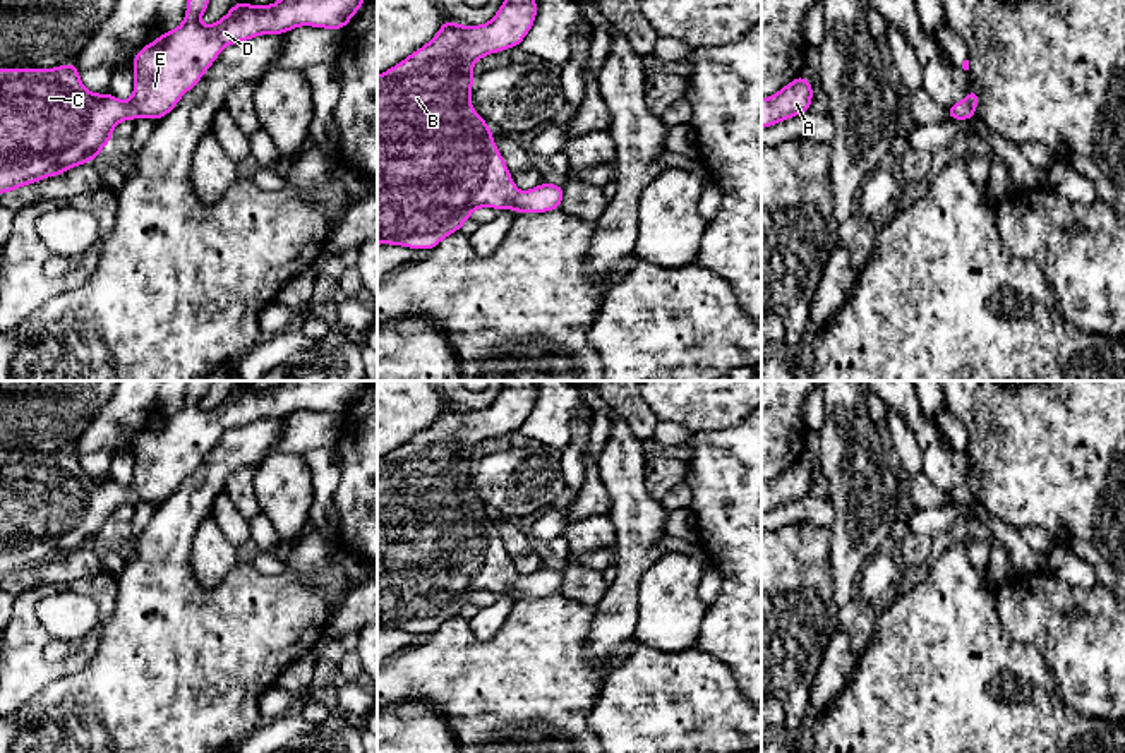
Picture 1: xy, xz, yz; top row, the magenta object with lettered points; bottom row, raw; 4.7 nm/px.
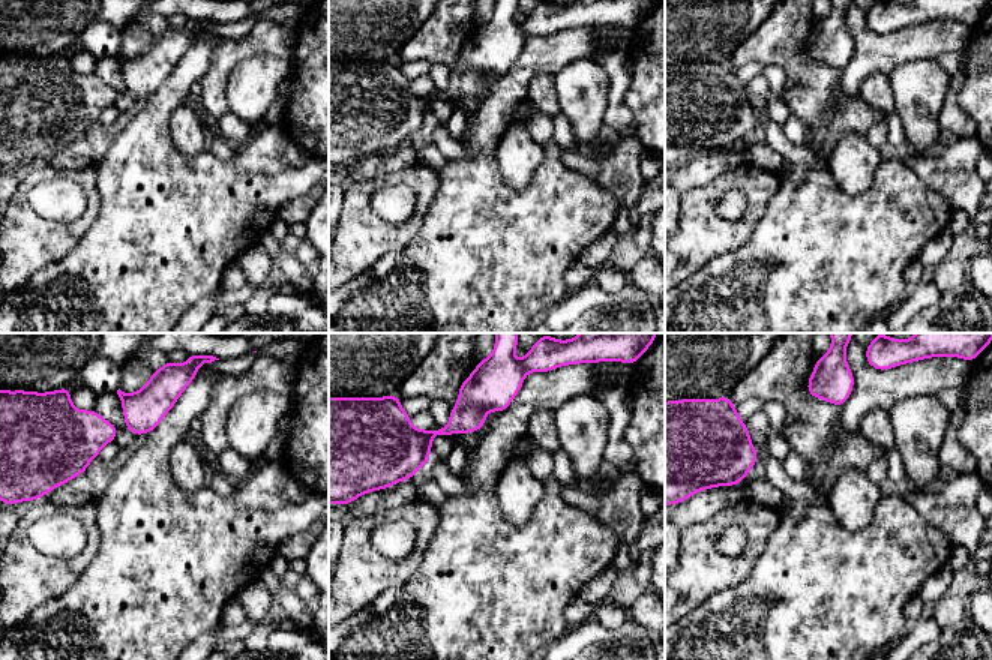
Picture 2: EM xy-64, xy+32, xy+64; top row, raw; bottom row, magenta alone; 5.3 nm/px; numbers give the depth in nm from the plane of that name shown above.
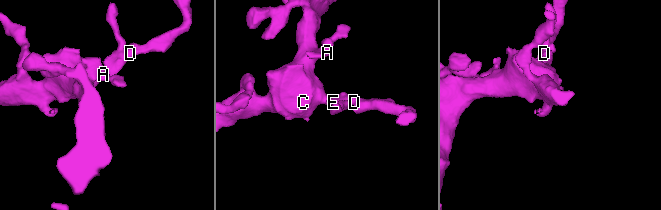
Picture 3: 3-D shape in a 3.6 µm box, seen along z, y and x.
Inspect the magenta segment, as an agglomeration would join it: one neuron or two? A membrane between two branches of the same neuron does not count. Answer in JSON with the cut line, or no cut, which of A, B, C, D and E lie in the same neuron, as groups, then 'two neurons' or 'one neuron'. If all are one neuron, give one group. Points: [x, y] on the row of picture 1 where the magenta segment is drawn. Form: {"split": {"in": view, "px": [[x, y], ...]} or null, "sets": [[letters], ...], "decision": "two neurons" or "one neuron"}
{"split": null, "sets": [["A", "B", "C", "D", "E"]], "decision": "one neuron"}

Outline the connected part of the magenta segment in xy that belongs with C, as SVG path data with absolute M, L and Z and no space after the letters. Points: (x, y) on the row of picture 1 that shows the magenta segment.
M189 0L183 22L170 33L161 33L132 60L135 84L129 101L120 101L111 93L87 91L75 63L57 69L0 69L0 194L96 161L122 120L163 118L202 79L225 46L259 34L285 34L298 26L343 31L364 2L280 0L264 7L237 2L223 19L213 26L201 26L199 17L206 12L209 0Z

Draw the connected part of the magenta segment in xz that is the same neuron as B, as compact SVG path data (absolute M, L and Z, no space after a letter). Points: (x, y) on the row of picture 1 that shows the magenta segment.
M504 0L484 26L444 19L439 33L377 75L377 245L434 249L472 218L475 208L545 213L561 208L564 185L542 182L520 192L487 122L472 108L472 67L489 53L520 46L537 17L535 0Z

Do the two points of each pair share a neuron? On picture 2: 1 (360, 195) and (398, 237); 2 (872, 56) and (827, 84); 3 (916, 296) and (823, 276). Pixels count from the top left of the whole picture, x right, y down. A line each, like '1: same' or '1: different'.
1: same
2: different
3: different

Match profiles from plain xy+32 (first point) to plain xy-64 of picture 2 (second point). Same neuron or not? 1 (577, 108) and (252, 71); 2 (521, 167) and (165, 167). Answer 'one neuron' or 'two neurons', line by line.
1: one neuron
2: two neurons

